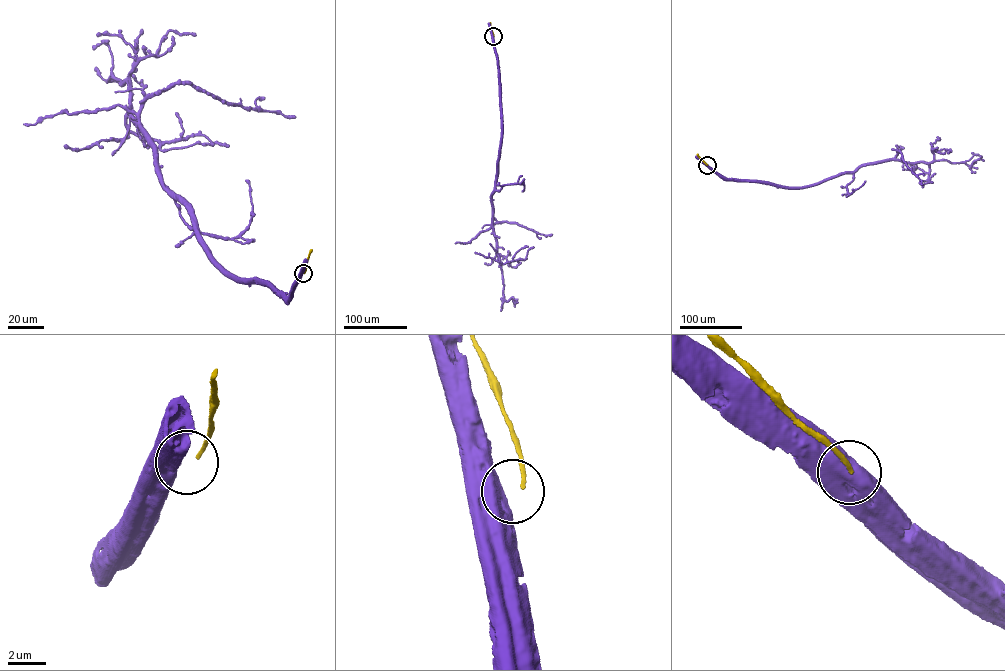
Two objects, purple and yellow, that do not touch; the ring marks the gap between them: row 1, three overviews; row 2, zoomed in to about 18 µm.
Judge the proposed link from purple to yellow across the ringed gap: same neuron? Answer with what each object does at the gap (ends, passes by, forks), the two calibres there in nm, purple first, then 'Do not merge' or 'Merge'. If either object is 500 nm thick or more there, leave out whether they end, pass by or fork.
Thickness 750 nm (purple) against 190 nm. Do not merge

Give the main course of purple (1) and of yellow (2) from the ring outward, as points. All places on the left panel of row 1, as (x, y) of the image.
1: (302, 274), (286, 297), (204, 247), (163, 185), (128, 84), (108, 80), (130, 74), (142, 29)
2: (304, 273), (311, 249)

